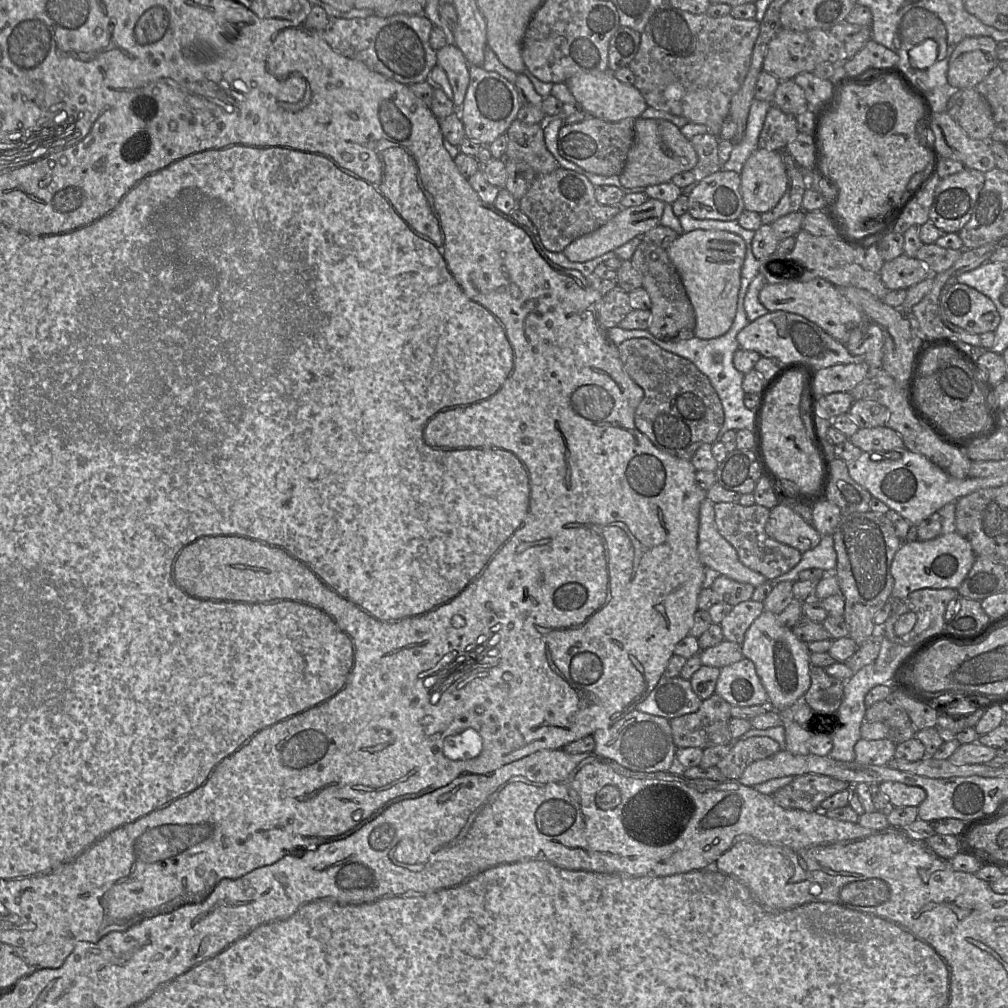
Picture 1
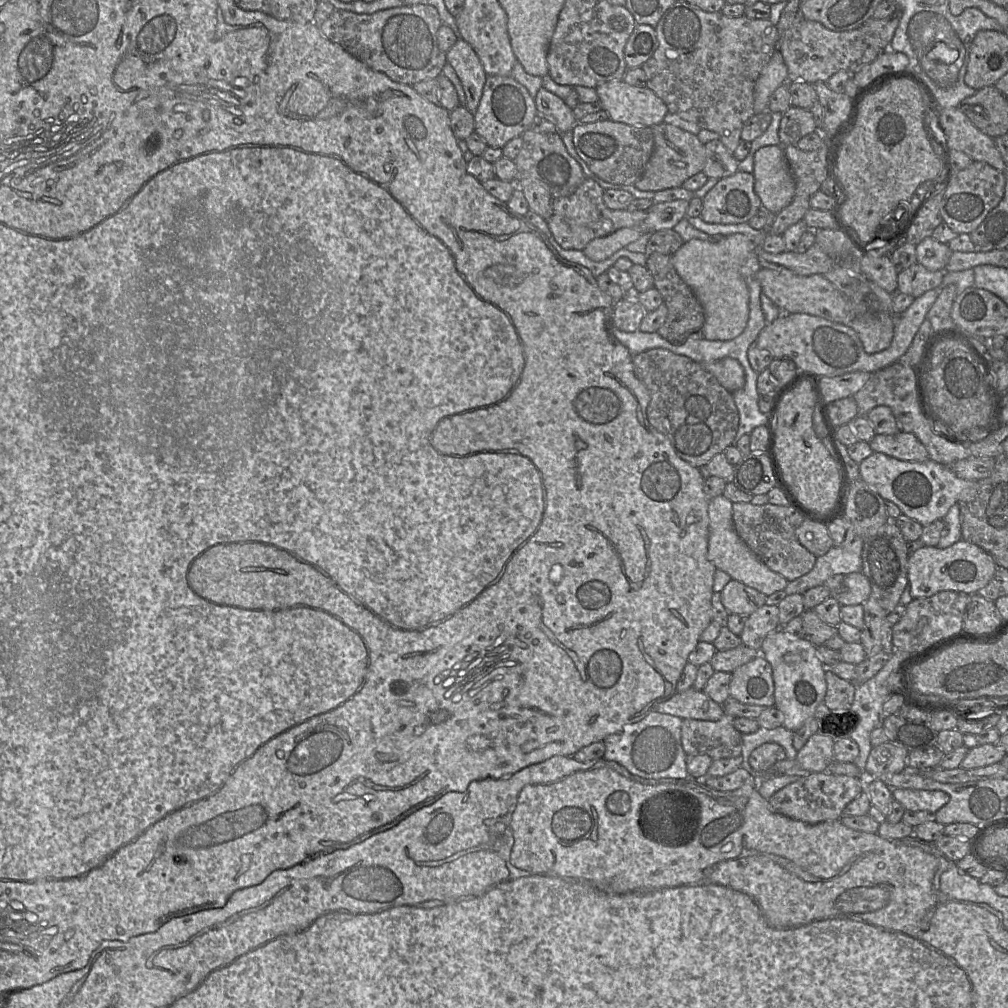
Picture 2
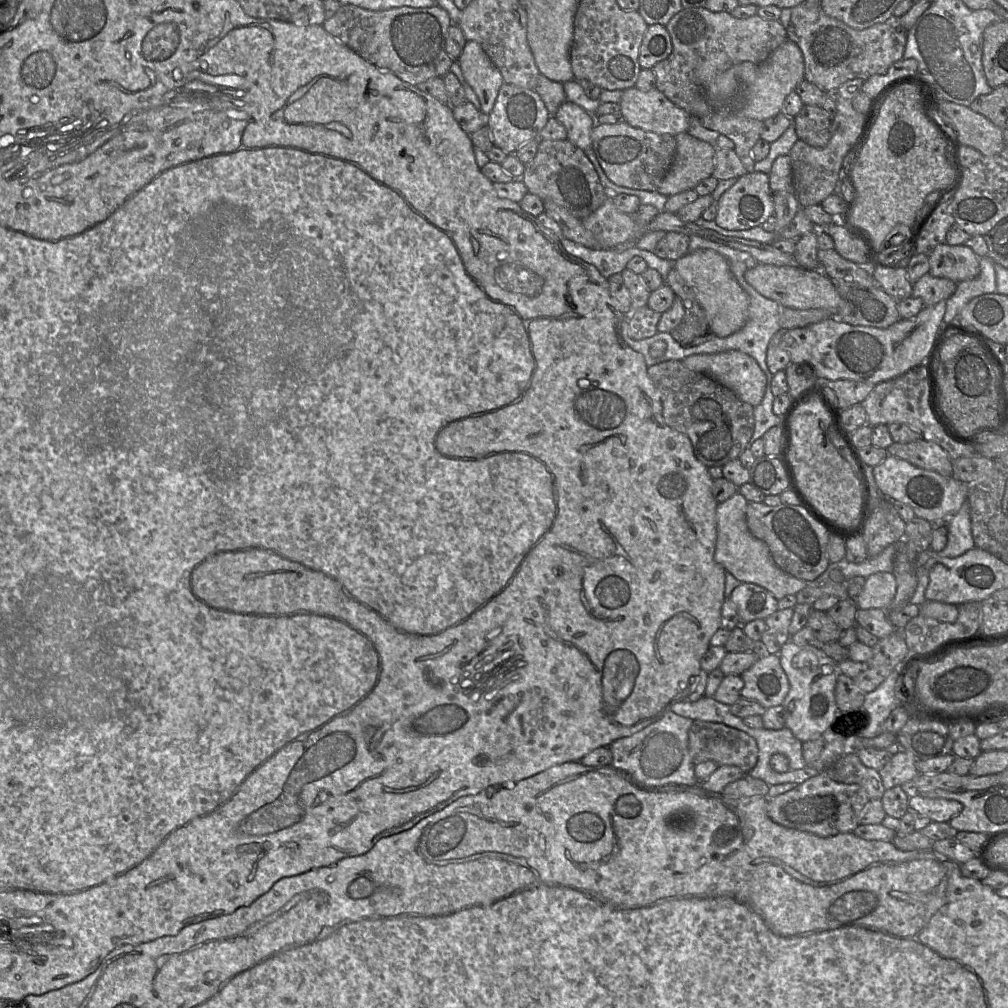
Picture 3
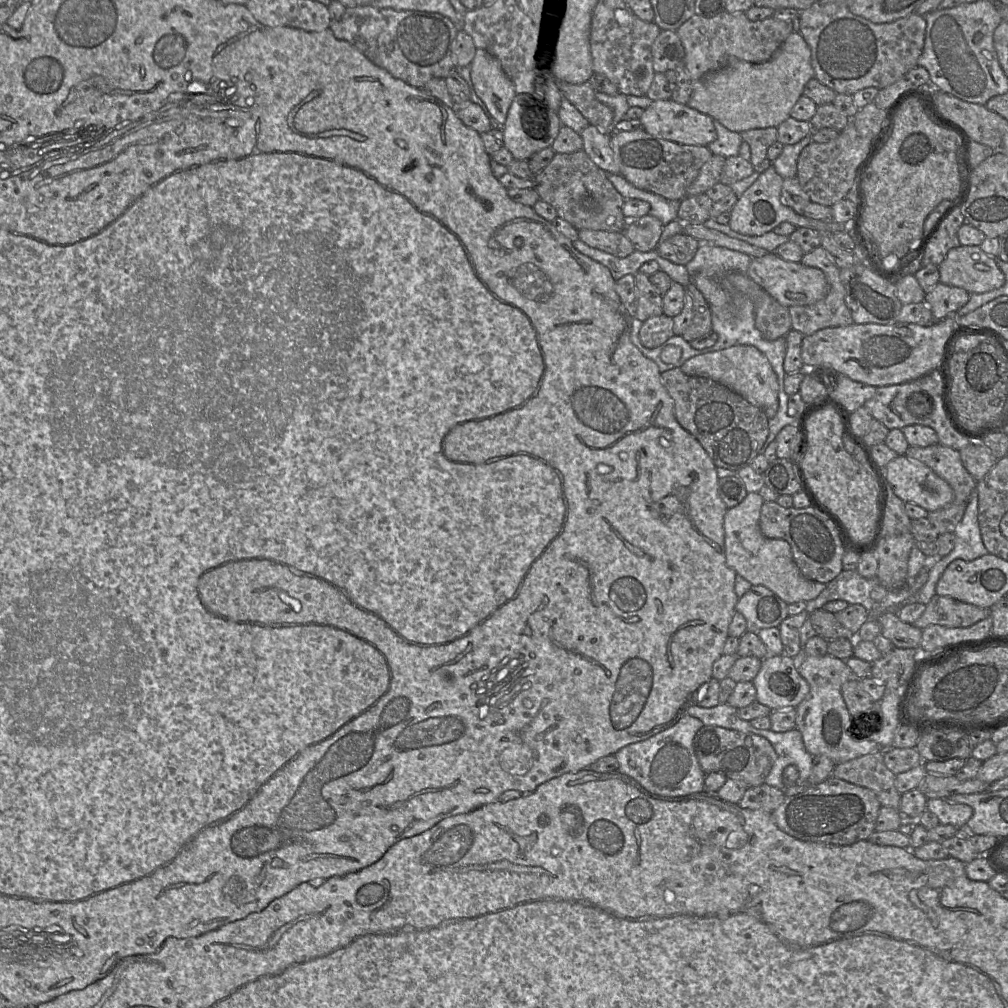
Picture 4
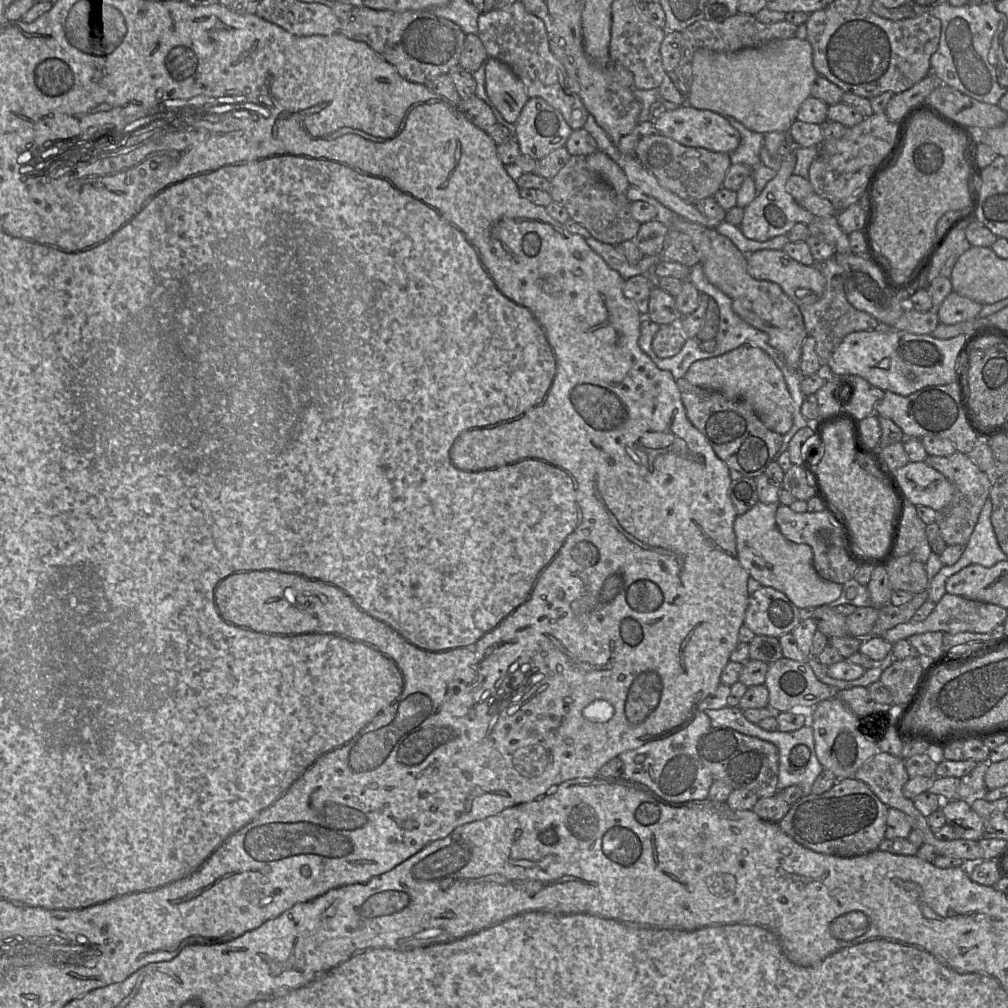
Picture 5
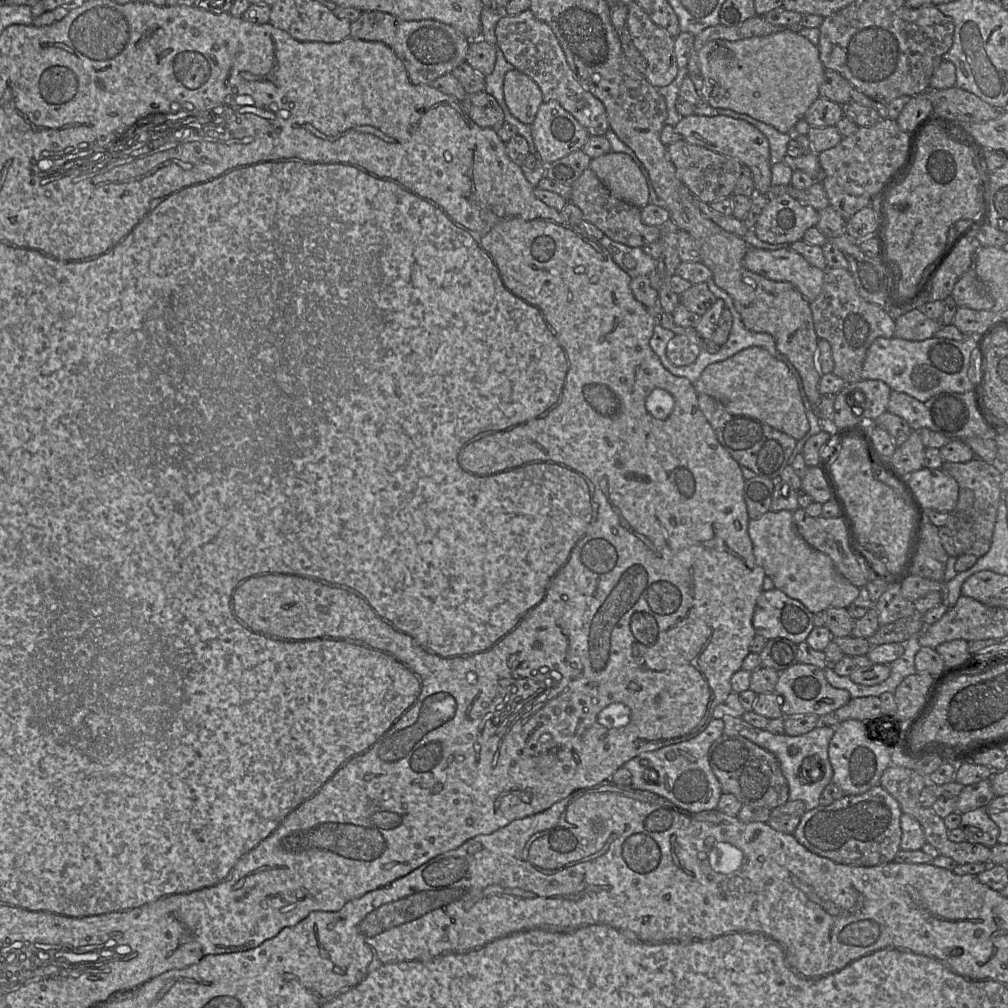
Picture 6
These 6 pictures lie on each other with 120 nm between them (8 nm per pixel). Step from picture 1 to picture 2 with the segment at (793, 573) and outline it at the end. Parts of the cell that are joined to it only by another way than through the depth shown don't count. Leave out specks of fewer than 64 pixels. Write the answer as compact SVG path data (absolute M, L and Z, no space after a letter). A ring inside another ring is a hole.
M860 537L847 546L833 546L825 555L816 559L813 569L807 574L789 581L785 589L788 595L804 594L807 590L824 586L824 583L833 575L844 574L844 577L837 582L833 591L838 591L842 586L847 574L861 572L861 552L863 541Z

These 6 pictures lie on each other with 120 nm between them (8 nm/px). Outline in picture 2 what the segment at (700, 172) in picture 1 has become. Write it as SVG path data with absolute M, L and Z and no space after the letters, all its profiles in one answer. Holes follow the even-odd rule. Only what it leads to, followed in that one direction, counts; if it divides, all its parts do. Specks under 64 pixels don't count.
M712 140L704 144L705 166L703 173L708 178L722 179L735 174L740 161L735 159L720 140Z

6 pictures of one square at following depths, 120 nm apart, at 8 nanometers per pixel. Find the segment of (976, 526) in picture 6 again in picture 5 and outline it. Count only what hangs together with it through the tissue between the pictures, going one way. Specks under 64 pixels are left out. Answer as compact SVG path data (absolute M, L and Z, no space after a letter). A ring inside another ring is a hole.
M957 451L950 456L928 455L924 463L940 472L953 487L951 502L937 511L935 523L940 534L947 545L965 546L975 528L981 509L989 498L994 476L980 470L966 454Z

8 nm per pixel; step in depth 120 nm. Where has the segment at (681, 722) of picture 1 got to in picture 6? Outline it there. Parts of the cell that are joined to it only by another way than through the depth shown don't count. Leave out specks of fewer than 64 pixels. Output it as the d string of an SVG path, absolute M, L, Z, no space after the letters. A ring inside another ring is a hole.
M722 734L709 749L709 763L722 792L733 794L744 805L773 810L789 800L789 785L777 757L749 739Z

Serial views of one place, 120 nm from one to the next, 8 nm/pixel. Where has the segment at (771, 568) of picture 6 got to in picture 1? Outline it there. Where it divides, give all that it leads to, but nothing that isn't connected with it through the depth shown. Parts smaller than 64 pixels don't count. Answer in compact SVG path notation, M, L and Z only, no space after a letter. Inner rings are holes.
M705 499L699 509L698 553L702 564L736 582L754 587L771 581L743 565L735 548L718 532L714 504Z

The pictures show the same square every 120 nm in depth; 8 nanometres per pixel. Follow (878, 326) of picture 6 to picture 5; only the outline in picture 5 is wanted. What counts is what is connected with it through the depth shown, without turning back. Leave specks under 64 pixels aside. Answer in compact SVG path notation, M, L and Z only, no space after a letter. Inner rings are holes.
M835 256L814 264L825 278L825 289L821 297L811 303L799 306L807 334L816 341L816 352L822 365L828 364L833 352L850 333L874 330L880 322L867 312L853 307L844 292L844 269Z

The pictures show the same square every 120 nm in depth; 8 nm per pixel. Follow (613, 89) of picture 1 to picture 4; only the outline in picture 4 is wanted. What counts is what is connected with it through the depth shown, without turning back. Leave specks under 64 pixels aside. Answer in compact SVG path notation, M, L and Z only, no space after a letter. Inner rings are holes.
M672 99L653 101L639 120L645 132L679 144L707 146L717 137L711 116Z

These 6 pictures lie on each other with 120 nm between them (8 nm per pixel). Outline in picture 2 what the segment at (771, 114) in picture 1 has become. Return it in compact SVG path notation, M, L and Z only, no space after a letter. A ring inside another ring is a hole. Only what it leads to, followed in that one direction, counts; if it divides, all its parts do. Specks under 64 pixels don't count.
M791 106L782 114L779 125L779 139L781 146L797 142L807 134L818 129L814 116L809 109Z

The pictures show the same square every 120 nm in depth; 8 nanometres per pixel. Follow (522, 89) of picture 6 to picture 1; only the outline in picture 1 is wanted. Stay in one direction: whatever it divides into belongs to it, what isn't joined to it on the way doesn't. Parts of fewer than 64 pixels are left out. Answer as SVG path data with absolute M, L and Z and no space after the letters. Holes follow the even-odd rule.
M446 44L436 51L437 65L446 73L452 89L452 101L460 109L469 84L469 67L462 51L454 44Z

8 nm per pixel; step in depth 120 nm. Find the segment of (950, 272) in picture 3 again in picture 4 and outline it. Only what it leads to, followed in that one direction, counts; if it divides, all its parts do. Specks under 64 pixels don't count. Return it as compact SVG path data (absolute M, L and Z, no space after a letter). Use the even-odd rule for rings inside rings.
M960 245L952 248L938 266L940 283L963 288L970 294L980 294L1000 288L1005 284L1005 274L997 265L996 258L985 253L980 246Z

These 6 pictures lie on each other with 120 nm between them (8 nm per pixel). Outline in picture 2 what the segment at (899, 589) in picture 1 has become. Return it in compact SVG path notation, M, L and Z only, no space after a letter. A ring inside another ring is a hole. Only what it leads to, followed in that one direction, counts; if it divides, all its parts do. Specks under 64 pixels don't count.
M965 540L942 549L924 546L909 555L908 587L913 599L930 597L942 591L973 595L990 582L997 568L997 564L989 553Z

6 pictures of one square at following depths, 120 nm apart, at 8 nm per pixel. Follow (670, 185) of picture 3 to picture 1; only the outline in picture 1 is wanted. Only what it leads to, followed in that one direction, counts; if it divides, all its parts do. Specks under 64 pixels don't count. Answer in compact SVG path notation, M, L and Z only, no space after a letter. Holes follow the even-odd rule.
M650 118L634 120L634 139L629 150L623 171L618 176L626 188L646 188L648 186L671 182L672 178L686 171L693 171L698 156L691 141L681 133L675 124Z

